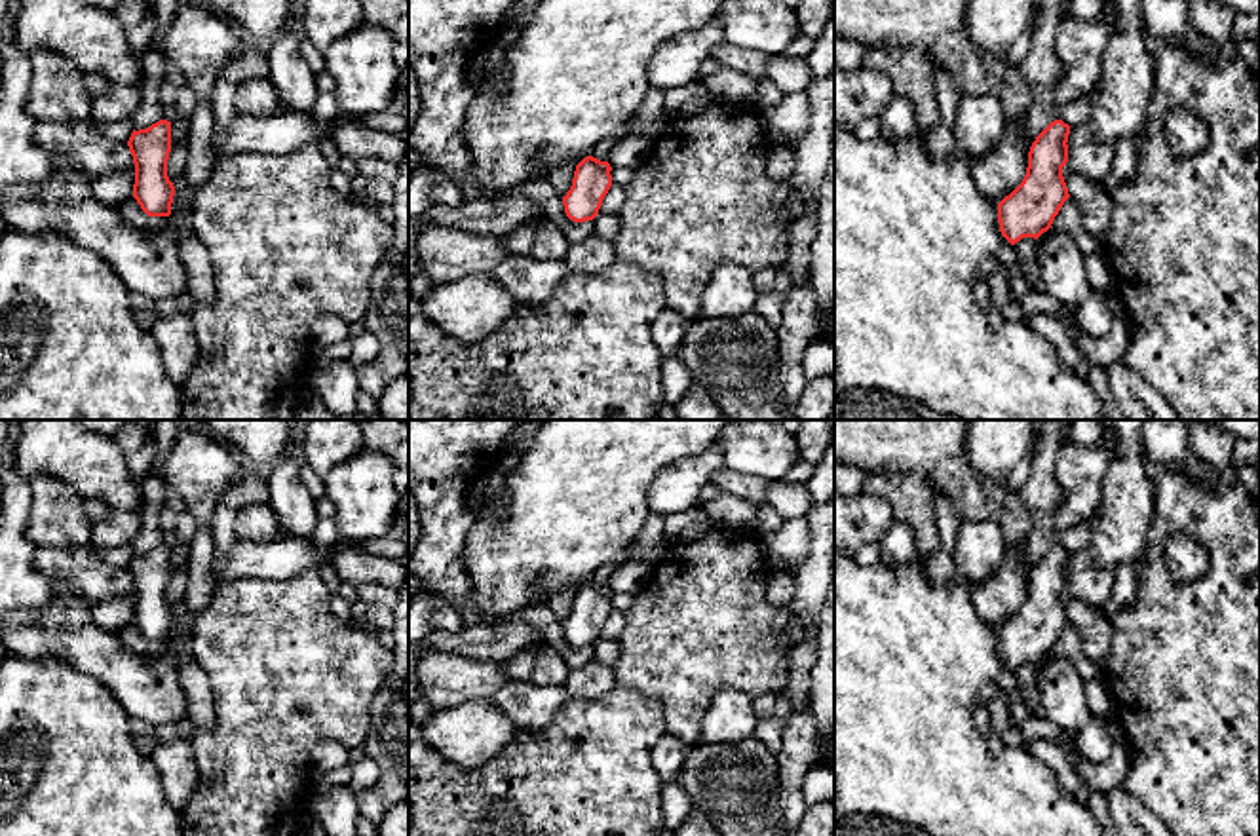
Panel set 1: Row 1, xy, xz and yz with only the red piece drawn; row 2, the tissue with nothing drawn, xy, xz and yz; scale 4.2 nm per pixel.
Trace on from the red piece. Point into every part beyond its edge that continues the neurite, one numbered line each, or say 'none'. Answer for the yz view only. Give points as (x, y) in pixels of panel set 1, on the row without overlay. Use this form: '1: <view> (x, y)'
none

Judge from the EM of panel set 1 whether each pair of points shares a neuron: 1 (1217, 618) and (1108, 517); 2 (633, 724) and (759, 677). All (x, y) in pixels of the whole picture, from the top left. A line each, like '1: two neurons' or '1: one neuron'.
1: two neurons
2: two neurons

